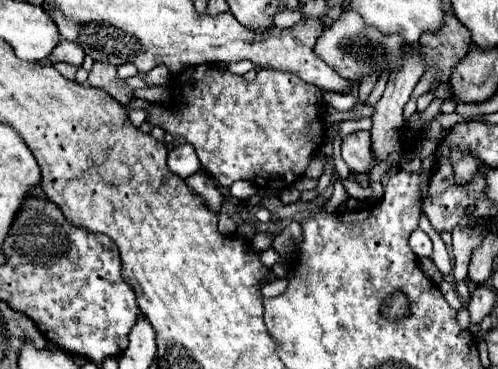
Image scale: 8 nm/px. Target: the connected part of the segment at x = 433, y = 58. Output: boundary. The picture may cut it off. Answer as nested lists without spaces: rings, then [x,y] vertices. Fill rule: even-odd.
[[[445,12],[445,24],[437,32],[425,32],[419,40],[425,60],[429,64],[427,72],[421,76],[419,84],[415,86],[411,100],[405,104],[403,118],[409,118],[417,112],[417,98],[425,92],[429,92],[431,84],[439,76],[441,82],[447,82],[451,76],[451,68],[467,54],[467,48],[471,46],[471,38],[467,28],[455,18],[455,14]]]

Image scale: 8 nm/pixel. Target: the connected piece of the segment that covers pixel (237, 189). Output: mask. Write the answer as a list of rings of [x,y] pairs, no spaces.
[[[239,180],[232,184],[231,195],[237,199],[249,199],[257,192],[257,188],[251,184],[251,182],[247,182],[244,180]]]

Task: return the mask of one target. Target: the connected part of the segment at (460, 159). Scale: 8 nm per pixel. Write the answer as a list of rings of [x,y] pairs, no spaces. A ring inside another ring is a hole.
[[[451,150],[451,162],[455,168],[455,180],[457,184],[467,184],[473,176],[473,172],[481,170],[481,164],[477,164],[477,160],[473,160],[473,156],[461,154],[457,150]]]

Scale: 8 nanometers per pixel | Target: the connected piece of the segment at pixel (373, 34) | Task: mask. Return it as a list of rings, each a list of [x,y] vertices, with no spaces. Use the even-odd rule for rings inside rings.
[[[345,10],[341,20],[329,22],[323,30],[323,34],[319,36],[317,44],[315,44],[315,52],[331,66],[335,68],[343,78],[349,80],[357,80],[361,82],[363,76],[371,74],[371,72],[391,72],[393,68],[399,66],[399,58],[401,58],[401,46],[405,44],[405,40],[401,36],[385,36],[381,34],[377,28],[373,26],[365,26],[361,16],[357,16],[357,12]]]

